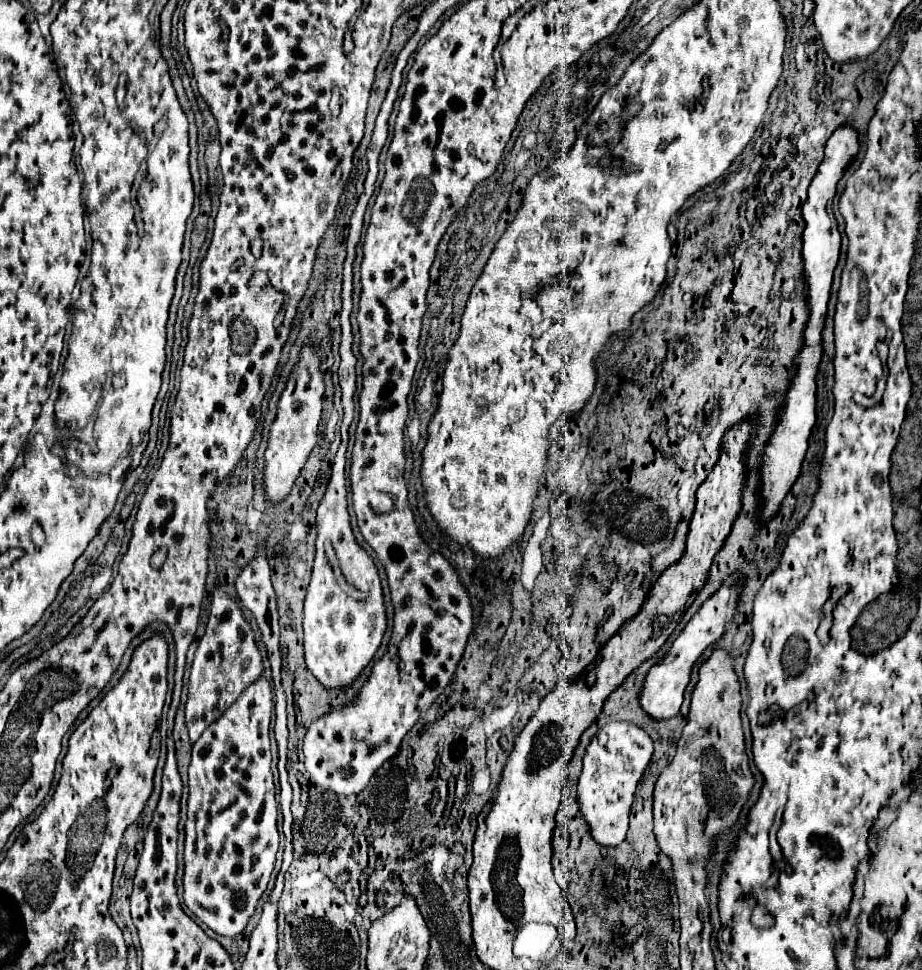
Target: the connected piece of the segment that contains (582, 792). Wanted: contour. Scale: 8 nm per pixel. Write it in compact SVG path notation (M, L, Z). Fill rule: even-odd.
M608 722L588 744L584 768L576 786L580 814L590 828L590 836L602 846L616 846L626 838L630 808L638 782L652 758L652 738L628 722ZM598 736L606 736L600 740Z

